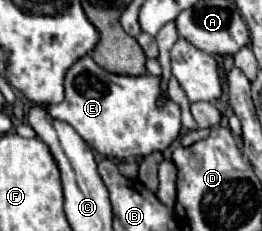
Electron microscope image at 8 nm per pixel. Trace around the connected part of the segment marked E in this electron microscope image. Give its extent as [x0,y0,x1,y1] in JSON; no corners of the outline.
[47,55,181,159]

